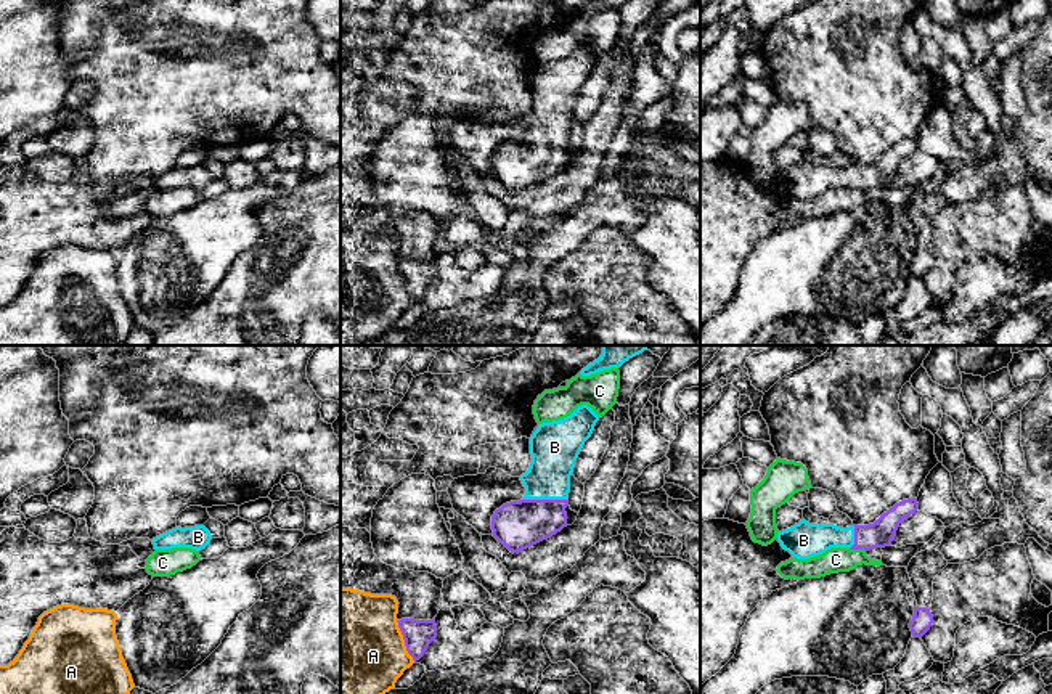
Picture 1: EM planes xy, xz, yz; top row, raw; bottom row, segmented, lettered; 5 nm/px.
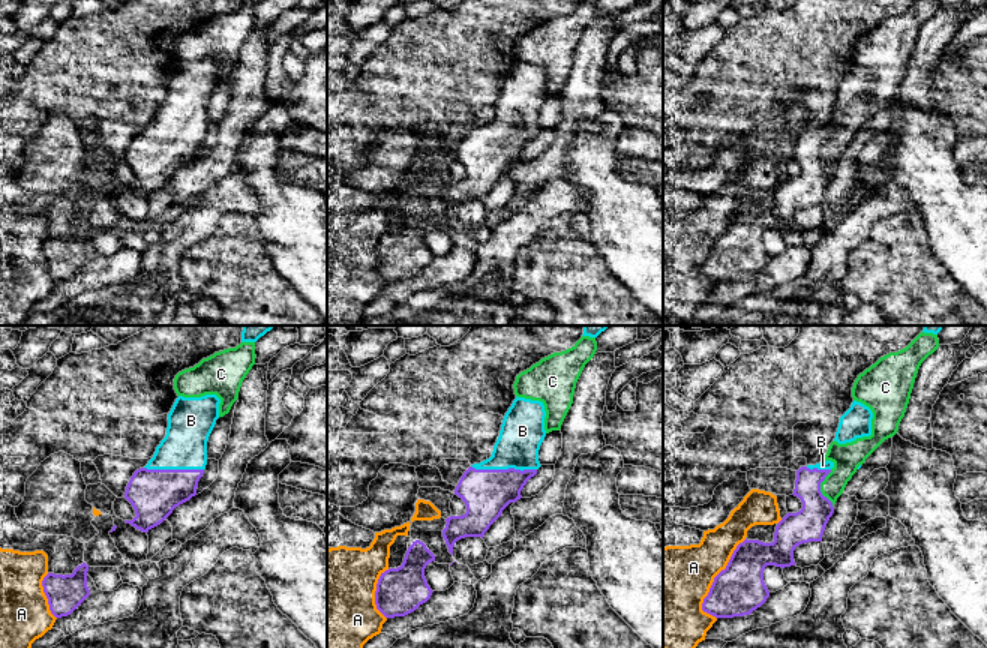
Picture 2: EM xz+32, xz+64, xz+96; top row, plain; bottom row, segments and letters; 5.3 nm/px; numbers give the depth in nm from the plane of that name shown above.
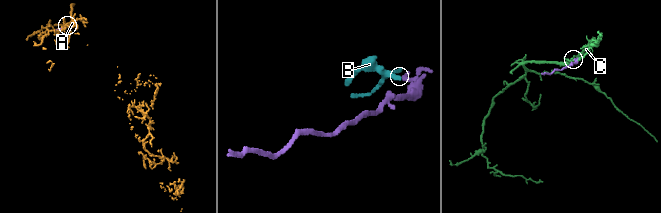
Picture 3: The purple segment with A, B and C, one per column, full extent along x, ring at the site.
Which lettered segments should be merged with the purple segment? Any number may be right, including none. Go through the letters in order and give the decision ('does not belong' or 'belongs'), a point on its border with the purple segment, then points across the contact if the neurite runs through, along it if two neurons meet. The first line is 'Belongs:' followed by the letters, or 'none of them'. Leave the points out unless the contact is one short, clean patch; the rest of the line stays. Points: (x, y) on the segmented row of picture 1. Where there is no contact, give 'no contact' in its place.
Belongs: B
A: does not belong; contact xz (405, 641)
B: belongs; contact xz (545, 500)
C: does not belong; contact yz (856, 548)

